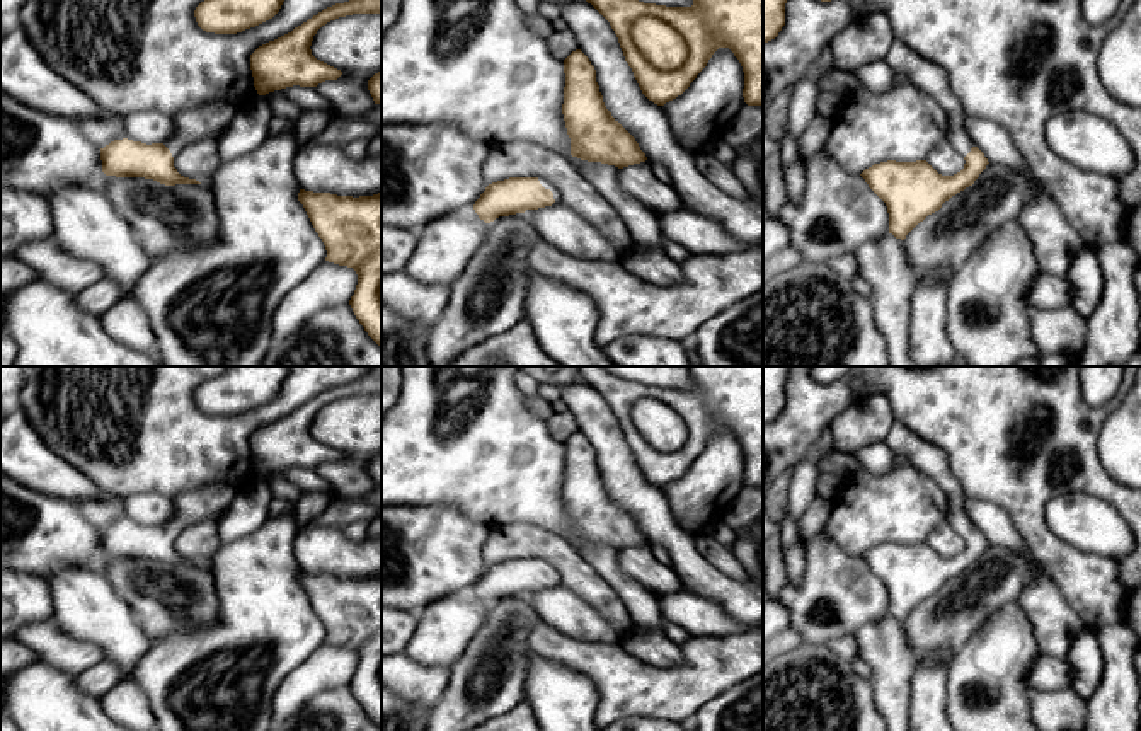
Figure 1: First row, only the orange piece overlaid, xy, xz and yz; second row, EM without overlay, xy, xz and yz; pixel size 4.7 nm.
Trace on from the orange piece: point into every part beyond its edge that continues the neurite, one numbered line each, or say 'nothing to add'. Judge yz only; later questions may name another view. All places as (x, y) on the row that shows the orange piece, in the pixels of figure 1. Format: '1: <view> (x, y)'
1: yz (930, 77)

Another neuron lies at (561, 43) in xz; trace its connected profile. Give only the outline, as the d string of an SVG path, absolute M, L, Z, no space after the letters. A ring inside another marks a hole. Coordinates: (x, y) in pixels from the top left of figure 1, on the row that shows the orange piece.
M565 29L565 31L553 31L548 37L547 37L547 44L550 53L559 58L559 60L565 60L572 51L579 49L577 39L572 34L572 31Z

